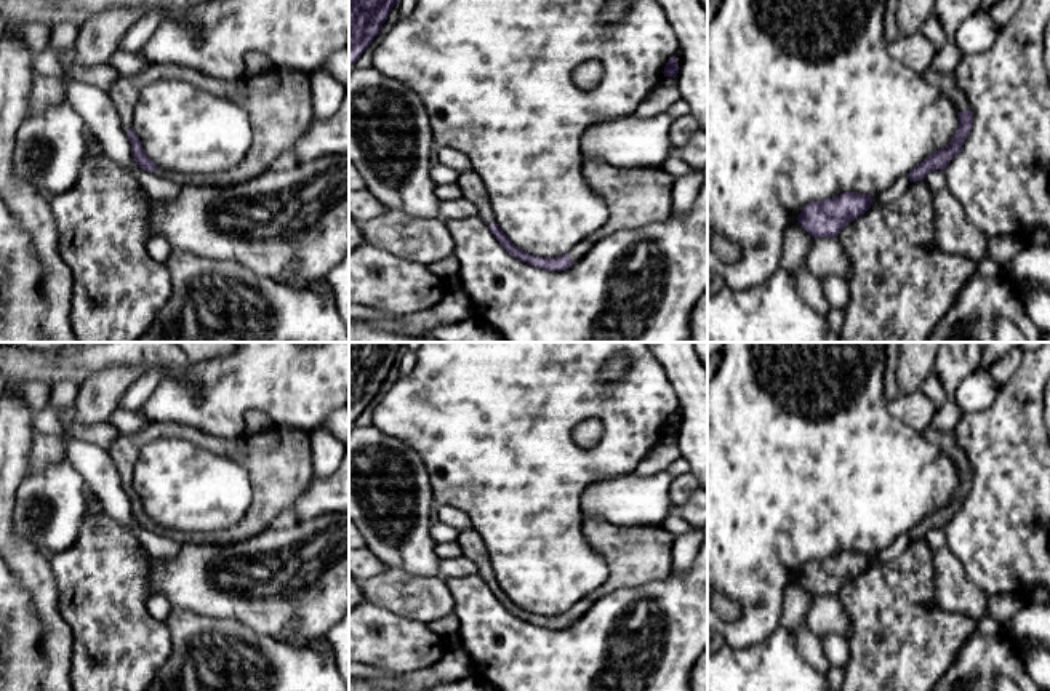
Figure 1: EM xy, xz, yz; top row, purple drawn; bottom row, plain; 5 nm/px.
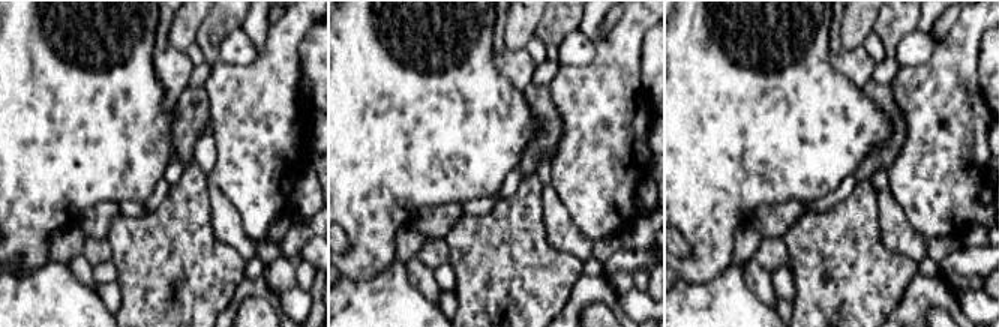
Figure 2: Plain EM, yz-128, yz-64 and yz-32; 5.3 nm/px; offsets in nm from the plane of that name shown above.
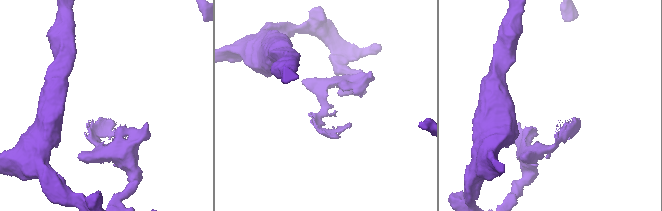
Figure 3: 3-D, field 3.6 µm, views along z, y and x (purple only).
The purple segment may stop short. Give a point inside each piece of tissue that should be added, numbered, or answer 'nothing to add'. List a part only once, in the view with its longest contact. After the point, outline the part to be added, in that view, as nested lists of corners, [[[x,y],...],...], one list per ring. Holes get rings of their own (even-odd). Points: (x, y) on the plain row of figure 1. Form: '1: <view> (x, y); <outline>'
1: xz (471, 543); [[[474,529],[461,531],[456,541],[463,550],[463,557],[469,558],[477,565],[477,574],[482,576],[488,584],[495,584],[496,576],[487,553],[487,545],[482,536]]]

